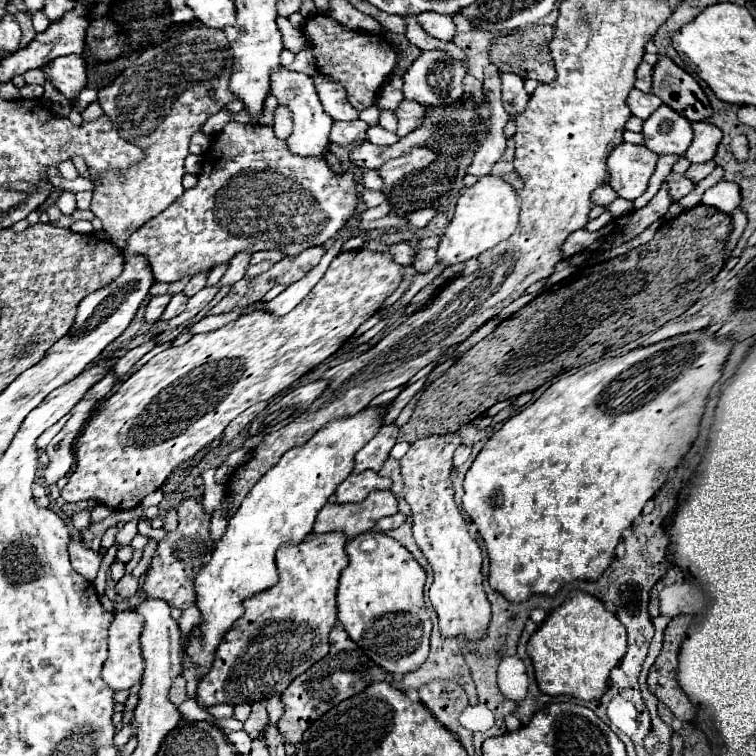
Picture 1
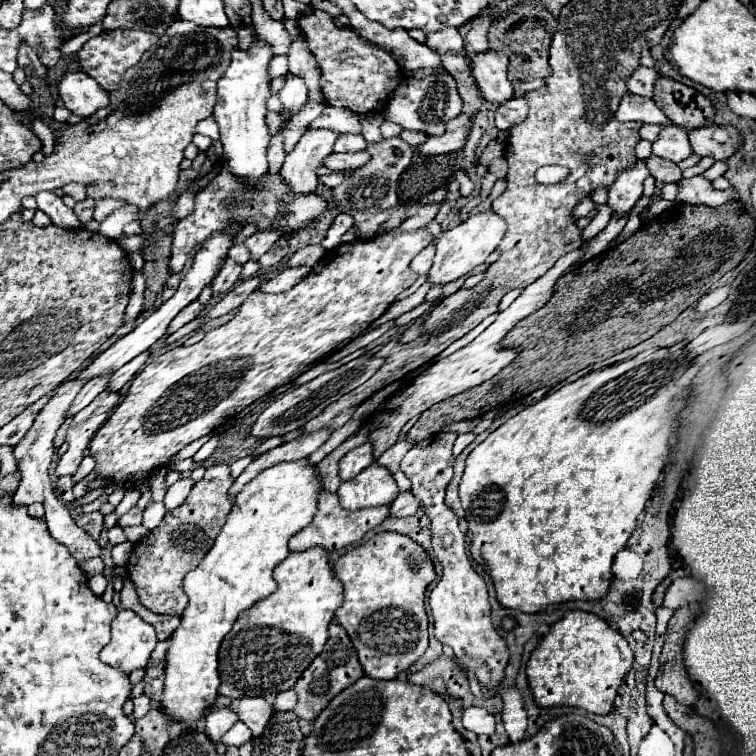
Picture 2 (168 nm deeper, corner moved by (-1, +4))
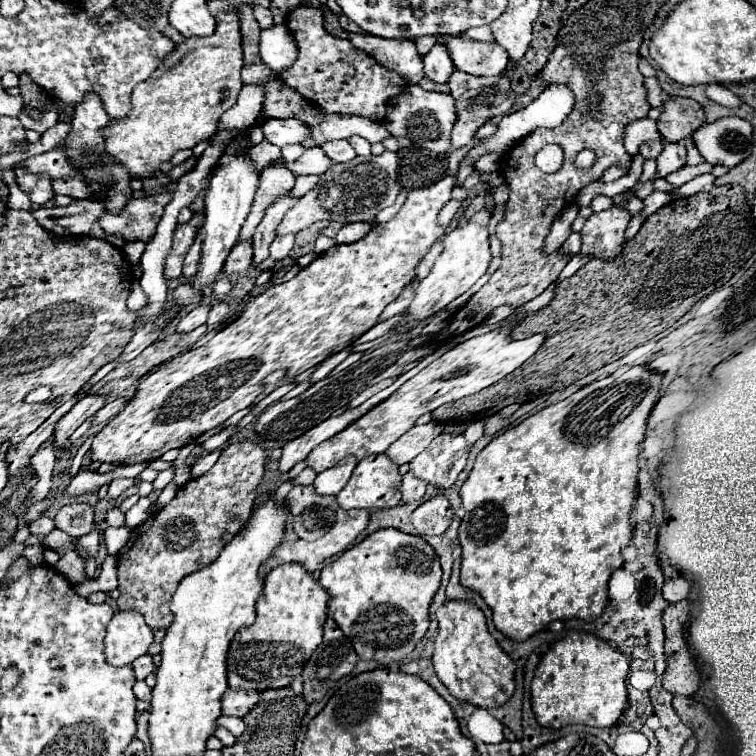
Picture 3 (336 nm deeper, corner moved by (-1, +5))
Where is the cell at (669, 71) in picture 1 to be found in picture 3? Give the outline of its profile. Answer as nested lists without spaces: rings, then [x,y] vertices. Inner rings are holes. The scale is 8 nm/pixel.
[[[667,97],[663,103],[663,113],[657,119],[657,129],[667,143],[679,143],[681,139],[695,133],[703,125],[701,107],[689,99]]]

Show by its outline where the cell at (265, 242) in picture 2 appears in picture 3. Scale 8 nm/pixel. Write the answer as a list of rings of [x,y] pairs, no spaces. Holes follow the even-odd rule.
[[[385,151],[379,157],[355,157],[349,163],[335,163],[325,175],[319,177],[319,183],[305,195],[301,201],[289,209],[283,217],[277,235],[299,233],[301,229],[309,227],[315,221],[339,221],[339,223],[355,223],[355,221],[369,221],[377,215],[379,209],[391,205],[401,191],[397,183],[397,153]]]

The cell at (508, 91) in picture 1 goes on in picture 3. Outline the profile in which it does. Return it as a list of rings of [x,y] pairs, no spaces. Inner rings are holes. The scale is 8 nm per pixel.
[[[445,37],[443,45],[455,69],[471,75],[497,75],[507,67],[507,53],[497,43],[481,43],[463,37]]]

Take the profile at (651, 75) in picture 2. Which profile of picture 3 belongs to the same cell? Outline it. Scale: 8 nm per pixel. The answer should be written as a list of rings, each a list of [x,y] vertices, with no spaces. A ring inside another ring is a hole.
[[[647,77],[645,79],[645,87],[647,87],[647,99],[651,103],[651,107],[661,107],[663,105],[663,97],[661,97],[661,87],[657,83],[655,77]]]

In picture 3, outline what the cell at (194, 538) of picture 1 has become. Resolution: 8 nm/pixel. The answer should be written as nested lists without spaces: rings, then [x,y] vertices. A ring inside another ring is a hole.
[[[229,443],[205,475],[189,479],[179,487],[171,503],[135,527],[127,545],[117,555],[117,589],[121,591],[117,607],[141,613],[151,629],[167,629],[173,623],[169,601],[179,581],[217,559],[227,543],[225,537],[233,535],[249,519],[265,463],[265,449],[257,443]]]

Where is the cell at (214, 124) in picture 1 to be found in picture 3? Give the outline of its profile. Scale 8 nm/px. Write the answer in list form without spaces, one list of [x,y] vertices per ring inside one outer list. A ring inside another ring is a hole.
[[[191,156],[185,163],[175,166],[167,175],[171,180],[178,180],[182,177],[186,172],[192,169],[196,164],[195,157]]]

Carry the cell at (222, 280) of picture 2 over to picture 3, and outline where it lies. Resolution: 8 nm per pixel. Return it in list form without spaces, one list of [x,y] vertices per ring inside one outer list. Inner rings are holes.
[[[237,239],[237,243],[233,245],[231,253],[225,259],[223,273],[225,275],[245,275],[251,267],[251,259],[253,259],[251,241],[249,239]]]

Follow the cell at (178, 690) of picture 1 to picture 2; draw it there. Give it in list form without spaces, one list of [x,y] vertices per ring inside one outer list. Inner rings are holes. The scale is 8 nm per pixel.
[[[157,678],[149,686],[145,686],[145,696],[149,696],[151,700],[159,702],[161,696],[163,696],[163,678]]]

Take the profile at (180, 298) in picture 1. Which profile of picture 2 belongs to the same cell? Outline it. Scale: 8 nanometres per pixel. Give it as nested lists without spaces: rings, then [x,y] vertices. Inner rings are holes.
[[[193,300],[189,306],[185,306],[173,320],[171,320],[171,324],[169,324],[169,328],[167,328],[167,332],[169,334],[173,334],[175,330],[179,330],[181,326],[185,326],[187,322],[191,322],[193,318],[197,318],[197,314],[203,310],[203,306],[201,306],[201,302],[199,300]]]

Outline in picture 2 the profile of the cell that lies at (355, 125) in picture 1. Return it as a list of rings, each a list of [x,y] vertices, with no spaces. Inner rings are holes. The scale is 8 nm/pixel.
[[[339,134],[333,146],[335,152],[357,152],[365,148],[367,148],[367,140],[361,134]]]

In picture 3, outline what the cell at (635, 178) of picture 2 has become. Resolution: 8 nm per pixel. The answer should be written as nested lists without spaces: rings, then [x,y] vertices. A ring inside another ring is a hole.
[[[611,207],[603,213],[593,213],[581,229],[581,255],[613,261],[625,247],[625,229],[629,223],[629,211]]]

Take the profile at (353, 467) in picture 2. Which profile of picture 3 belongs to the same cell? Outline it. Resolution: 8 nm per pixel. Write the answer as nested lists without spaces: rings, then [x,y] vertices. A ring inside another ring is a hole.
[[[345,457],[339,465],[317,473],[317,477],[313,481],[315,491],[319,495],[337,495],[347,485],[347,481],[351,479],[355,465],[357,465],[355,457]]]

